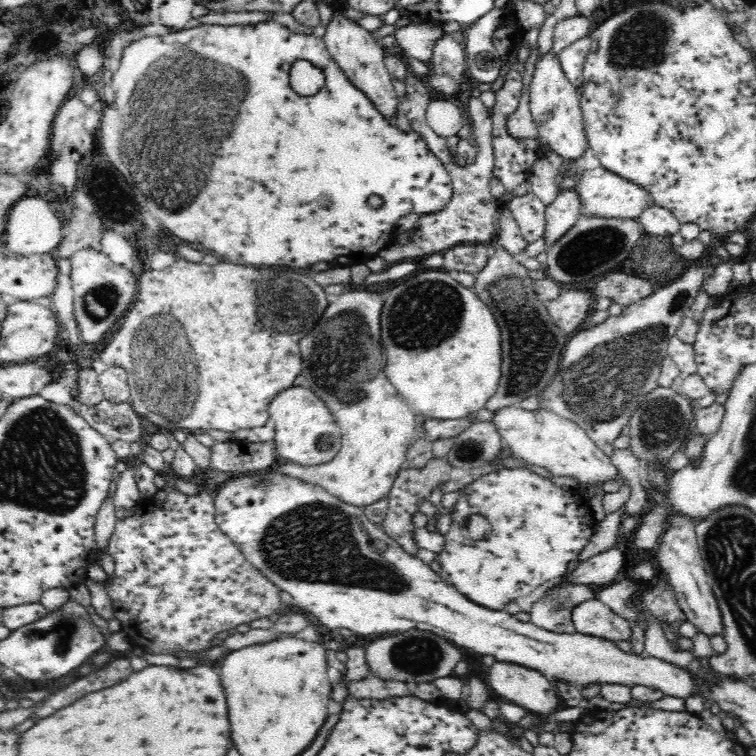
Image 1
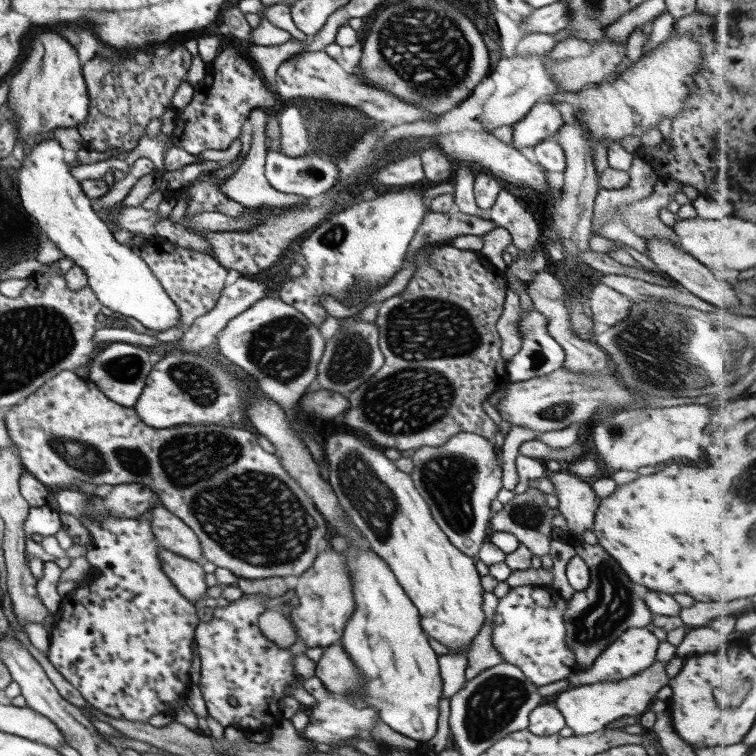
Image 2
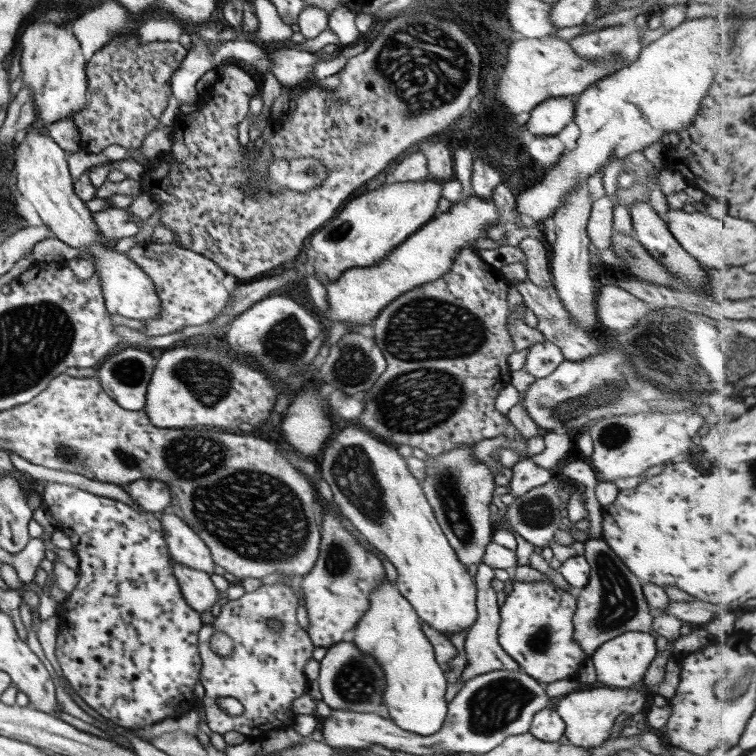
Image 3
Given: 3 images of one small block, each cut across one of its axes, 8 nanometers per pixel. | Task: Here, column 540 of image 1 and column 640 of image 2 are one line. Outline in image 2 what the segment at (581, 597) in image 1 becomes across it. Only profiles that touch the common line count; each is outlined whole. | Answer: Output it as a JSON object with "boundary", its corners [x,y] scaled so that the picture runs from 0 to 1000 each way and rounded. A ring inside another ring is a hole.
{"boundary":[[[763,720],[763,735],[767,735],[778,749],[778,778],[761,783],[747,800],[745,811],[745,848],[758,862],[762,888],[779,886],[790,868],[832,831],[852,831],[861,823],[860,810],[852,795],[840,786],[837,771],[821,754],[821,750],[800,730],[799,725],[788,720]]]}

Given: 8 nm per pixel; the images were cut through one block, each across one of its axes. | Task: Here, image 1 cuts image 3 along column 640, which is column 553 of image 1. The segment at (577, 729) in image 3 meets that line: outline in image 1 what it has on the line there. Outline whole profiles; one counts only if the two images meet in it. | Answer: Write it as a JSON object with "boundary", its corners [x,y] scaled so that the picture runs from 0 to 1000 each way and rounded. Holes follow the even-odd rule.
{"boundary":[[[657,874],[643,896],[655,922],[665,923],[709,946],[724,947],[741,931],[731,901],[704,884]]]}

